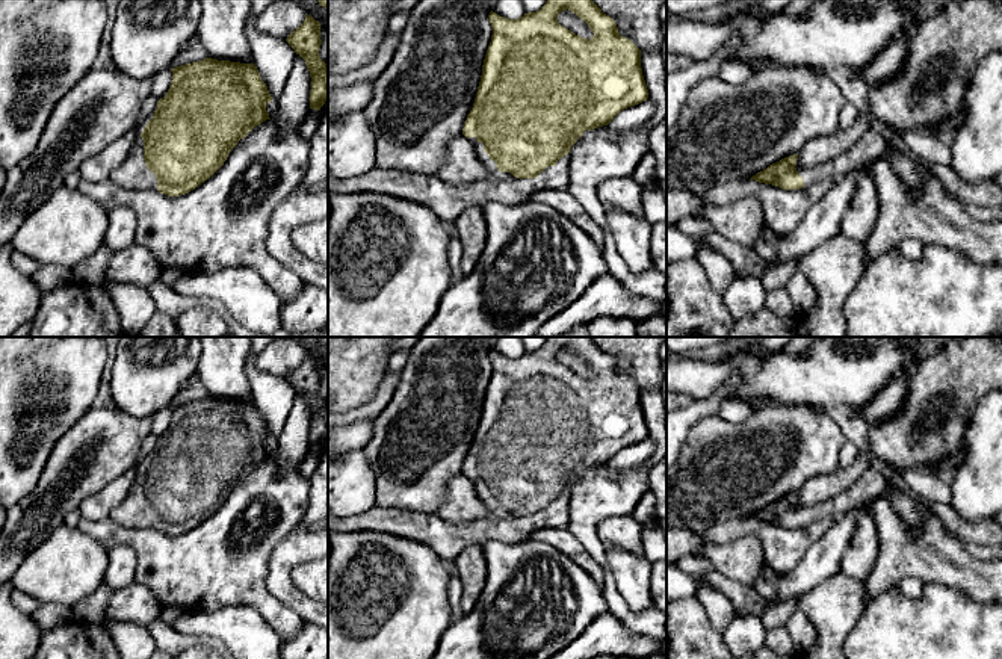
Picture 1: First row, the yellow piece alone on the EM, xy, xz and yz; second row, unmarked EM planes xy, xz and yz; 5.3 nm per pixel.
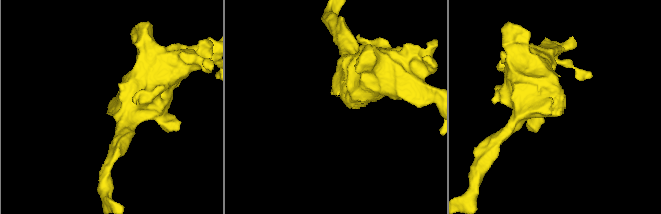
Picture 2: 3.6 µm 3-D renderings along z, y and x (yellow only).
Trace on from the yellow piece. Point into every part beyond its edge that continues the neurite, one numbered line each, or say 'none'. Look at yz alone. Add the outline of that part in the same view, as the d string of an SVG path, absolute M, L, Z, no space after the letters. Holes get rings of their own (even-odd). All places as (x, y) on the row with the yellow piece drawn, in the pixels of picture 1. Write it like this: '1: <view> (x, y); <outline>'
1: yz (872, 144); M869 128L855 142L852 150L819 166L799 169L798 174L804 180L804 187L825 180L837 181L846 177L852 169L857 169L864 160L877 159L886 153L887 147L889 144L886 136L877 130Z

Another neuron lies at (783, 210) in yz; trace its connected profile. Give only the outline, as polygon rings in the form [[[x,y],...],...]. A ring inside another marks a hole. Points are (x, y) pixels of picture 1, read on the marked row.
[[[739,180],[712,187],[701,196],[707,206],[727,206],[750,195],[757,196],[763,210],[763,228],[772,230],[781,239],[803,222],[807,212],[834,183],[825,180],[807,187],[786,190],[756,180]]]

